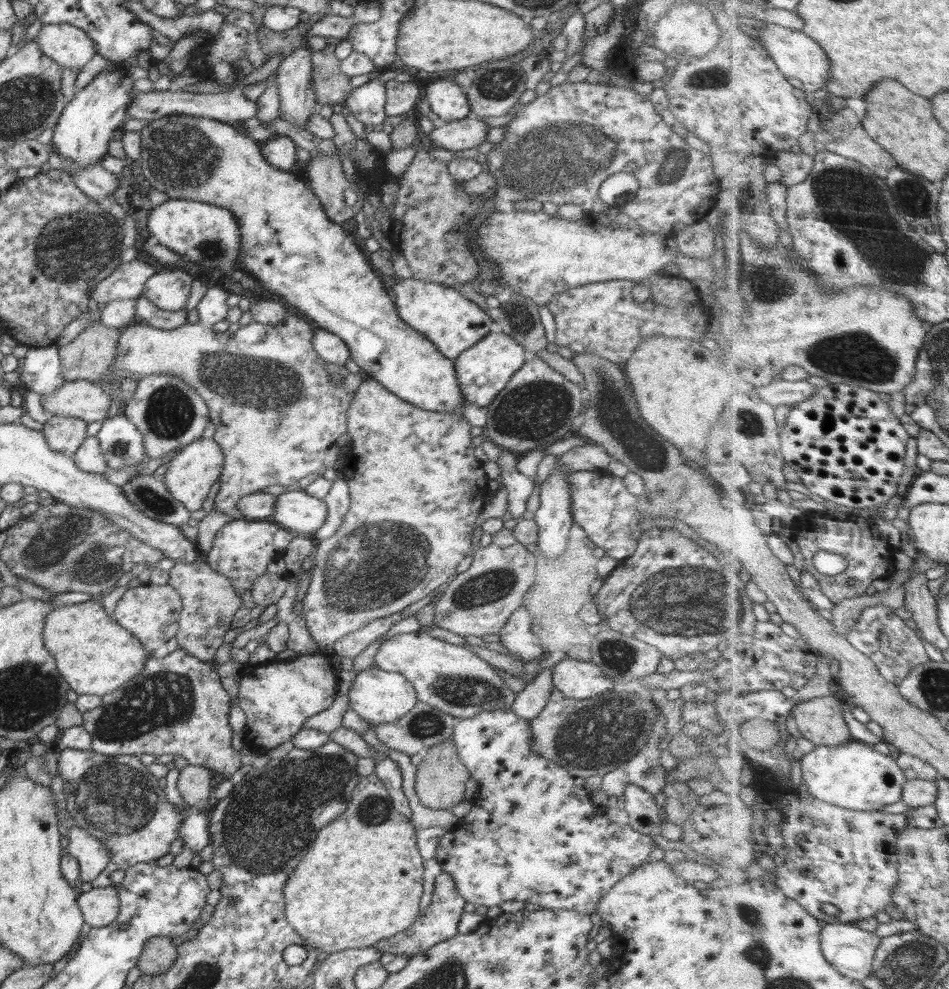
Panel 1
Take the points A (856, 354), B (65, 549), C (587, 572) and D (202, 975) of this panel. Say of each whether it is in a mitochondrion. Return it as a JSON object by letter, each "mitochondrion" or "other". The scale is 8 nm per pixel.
{"A":"mitochondrion","B":"mitochondrion","C":"other","D":"mitochondrion"}

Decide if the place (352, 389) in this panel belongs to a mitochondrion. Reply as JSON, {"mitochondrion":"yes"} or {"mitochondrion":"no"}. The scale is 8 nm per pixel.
{"mitochondrion":"no"}

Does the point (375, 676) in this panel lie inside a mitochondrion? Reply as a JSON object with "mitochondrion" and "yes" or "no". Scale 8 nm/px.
{"mitochondrion":"no"}

